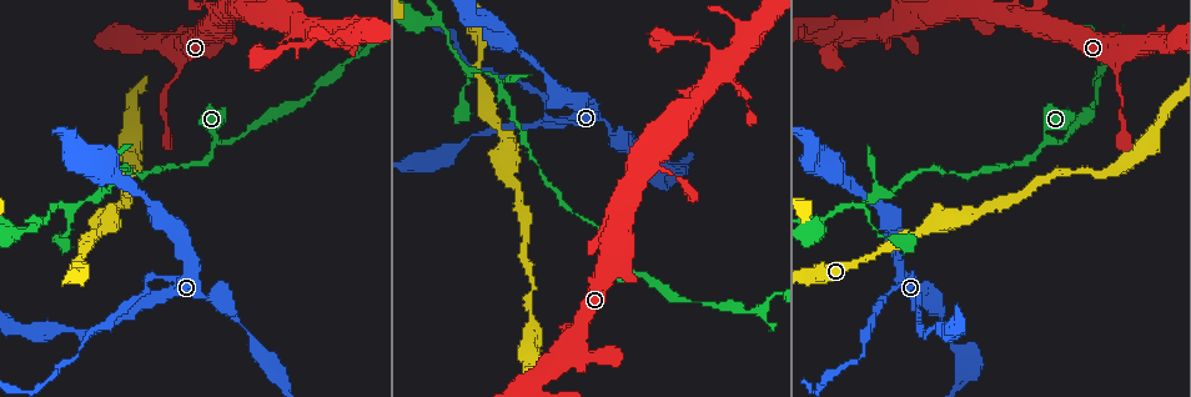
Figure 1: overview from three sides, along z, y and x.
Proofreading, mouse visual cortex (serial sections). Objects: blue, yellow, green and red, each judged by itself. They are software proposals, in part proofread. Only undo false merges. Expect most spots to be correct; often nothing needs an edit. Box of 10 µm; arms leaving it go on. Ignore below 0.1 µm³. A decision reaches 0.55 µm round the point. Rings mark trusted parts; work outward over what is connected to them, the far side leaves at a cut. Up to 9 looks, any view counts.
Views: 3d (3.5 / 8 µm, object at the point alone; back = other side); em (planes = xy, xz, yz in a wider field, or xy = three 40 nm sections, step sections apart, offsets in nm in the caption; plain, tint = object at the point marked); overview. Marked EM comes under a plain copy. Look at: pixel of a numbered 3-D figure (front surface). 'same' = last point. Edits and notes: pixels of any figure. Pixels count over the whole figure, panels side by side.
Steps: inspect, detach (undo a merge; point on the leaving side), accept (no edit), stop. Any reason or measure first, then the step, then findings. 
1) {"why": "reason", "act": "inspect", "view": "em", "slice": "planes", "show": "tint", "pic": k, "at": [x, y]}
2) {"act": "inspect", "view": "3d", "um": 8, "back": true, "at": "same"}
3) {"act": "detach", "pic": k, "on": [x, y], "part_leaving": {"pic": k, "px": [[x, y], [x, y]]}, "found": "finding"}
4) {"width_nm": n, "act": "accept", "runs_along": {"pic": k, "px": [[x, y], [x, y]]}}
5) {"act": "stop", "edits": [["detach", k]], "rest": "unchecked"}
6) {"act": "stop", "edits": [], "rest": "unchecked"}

{"why": "thin neck", "act": "inspect", "view": "3d", "um": 3.5, "pic": 1, "at": [147, 284]}

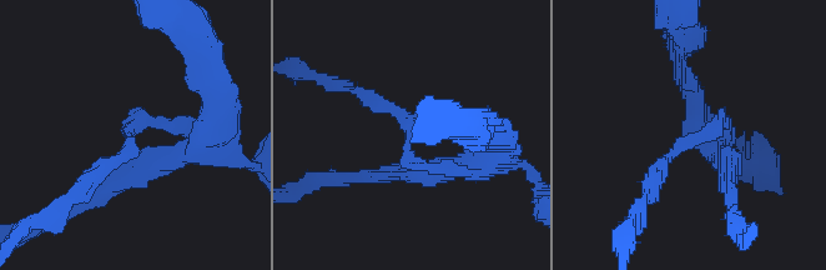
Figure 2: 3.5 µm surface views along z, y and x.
{"why": "need the tissue", "act": "inspect", "view": "em", "slice": "xy", "step": 3, "show": "tint", "pic": 2, "at": [699, 135]}

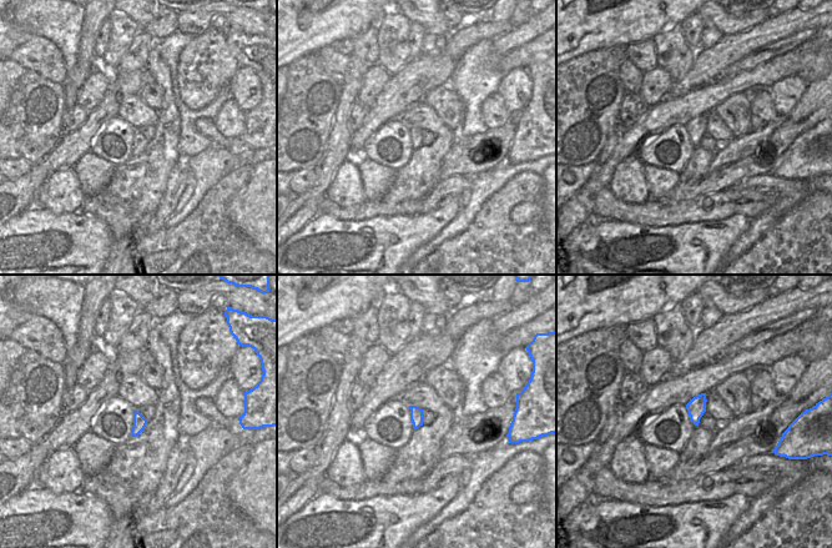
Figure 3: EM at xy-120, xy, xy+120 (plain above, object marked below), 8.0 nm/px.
{"act": "inspect", "view": "em", "slice": "planes", "show": "tint", "at": "same"}

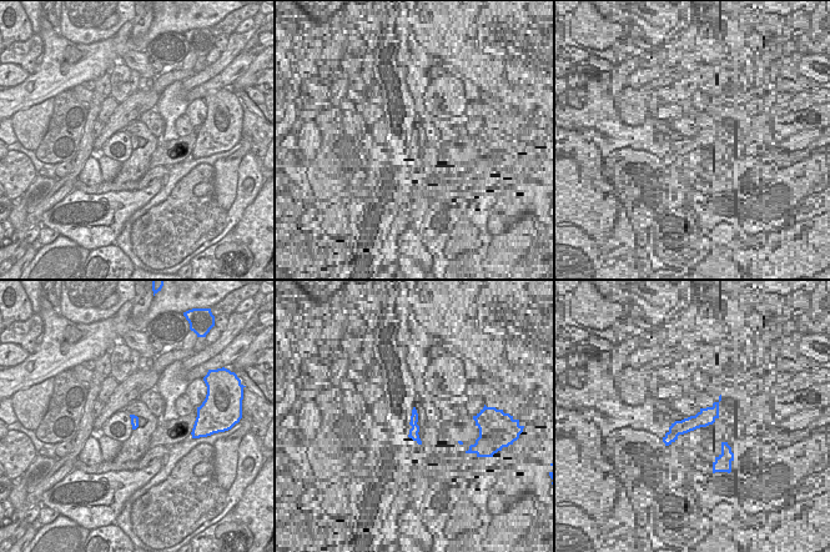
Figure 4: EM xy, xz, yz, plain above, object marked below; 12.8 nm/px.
{"act": "accept", "runs_along": {"pic": 2, "px": [[471, 173], [417, 164], [406, 119], [367, 96]]}, "found": "one cell here"}

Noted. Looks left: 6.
{"why": "sudden change in width", "act": "inspect", "view": "3d", "um": 3.5, "pic": 1, "at": [442, 26]}

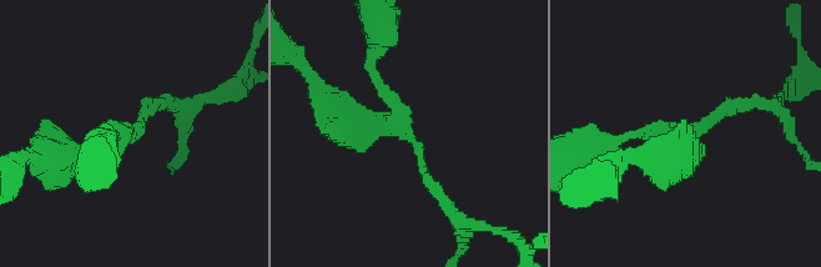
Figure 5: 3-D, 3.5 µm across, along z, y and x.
{"arms": 3, "arm_widths_nm": [150, 200, 350], "act": "inspect", "view": "em", "slice": "xy", "step": 2, "show": "tint", "pic": 5, "at": [126, 140]}

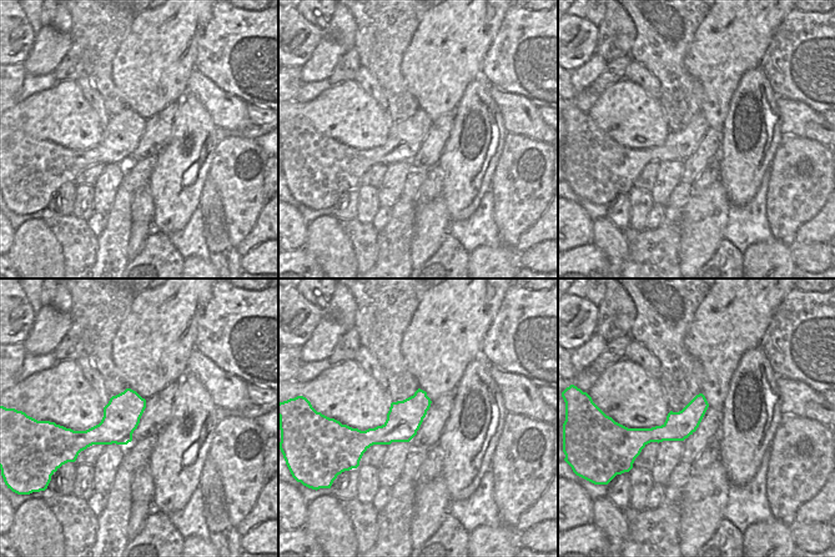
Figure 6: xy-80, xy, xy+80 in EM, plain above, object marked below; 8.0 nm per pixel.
{"act": "accept", "runs_along": {"pic": 6, "px": [[704, 404], [669, 431], [634, 431]]}, "found": "all the same cell"}

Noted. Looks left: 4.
{"why": "thick turns thin", "act": "inspect", "view": "3d", "um": 3.5, "pic": 1, "at": [238, 320]}

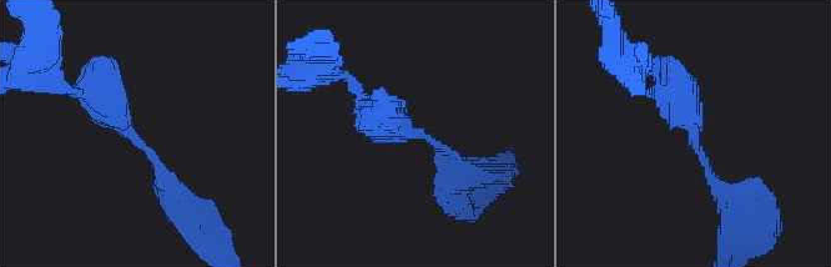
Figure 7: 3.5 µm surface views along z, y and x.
{"arm_widths_nm": [150, 350], "why": "need the tissue", "act": "inspect", "view": "em", "slice": "xy", "step": 2, "show": "tint", "pic": 7, "at": [694, 136]}

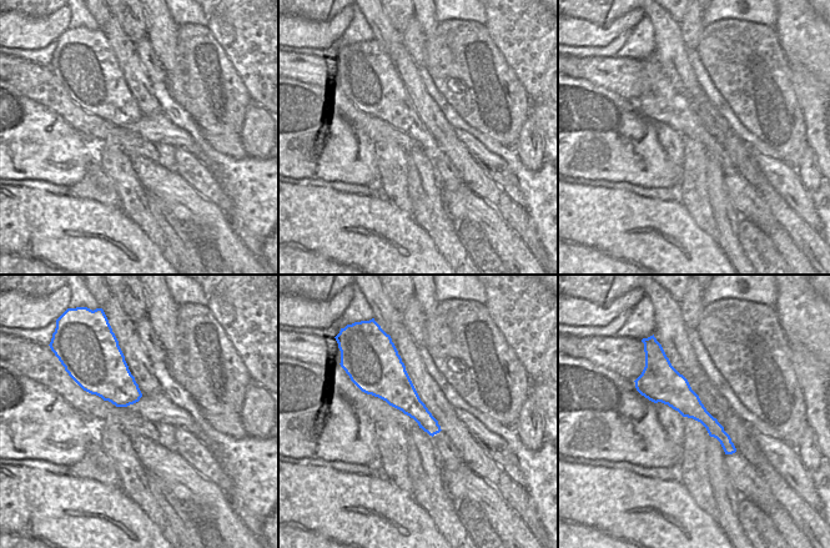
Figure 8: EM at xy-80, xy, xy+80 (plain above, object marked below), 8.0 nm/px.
{"width_nm": 260, "act": "accept", "runs_along": {"pic": 8, "px": [[664, 360], [664, 378], [732, 450]]}, "found": "all the same cell"}

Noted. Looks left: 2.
{"why": "sudden change in width", "act": "inspect", "view": "em", "slice": "xy", "step": 2, "show": "tint", "pic": 1, "at": [253, 126]}

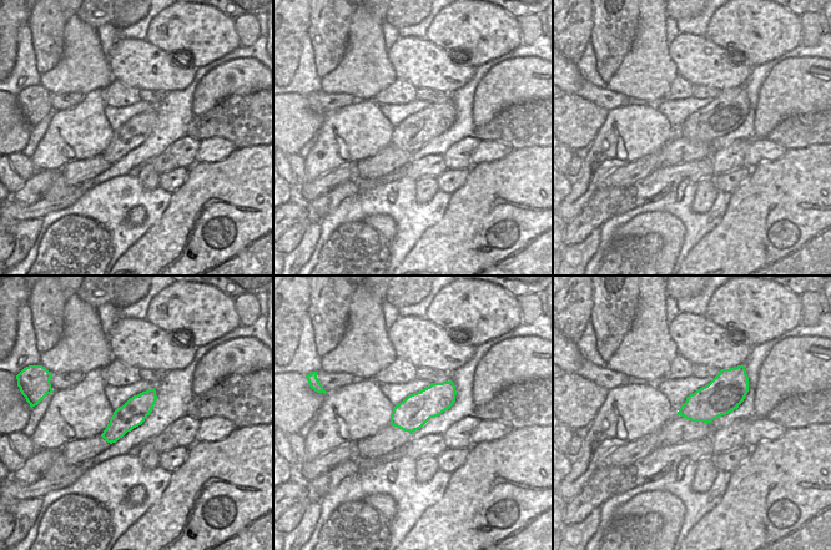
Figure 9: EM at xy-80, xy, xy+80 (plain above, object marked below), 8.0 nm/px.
{"act": "inspect", "view": "3d", "um": 3.5, "at": "same"}

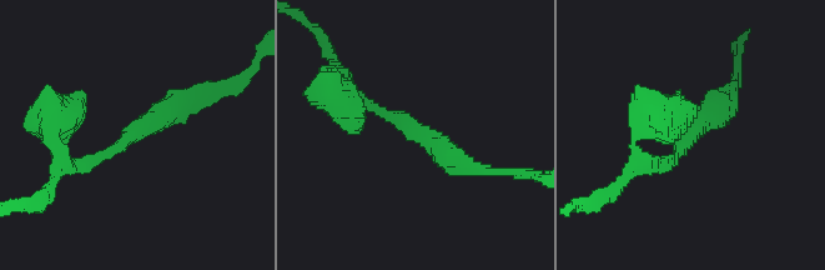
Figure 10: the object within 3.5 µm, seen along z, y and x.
{"width_nm": 260, "act": "accept", "runs_along": {"pic": 10, "px": [[347, 91], [473, 168]]}, "found": "continuous, no second cell"}

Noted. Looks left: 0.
{"act": "stop", "edits": [], "rest": "unchecked"}

